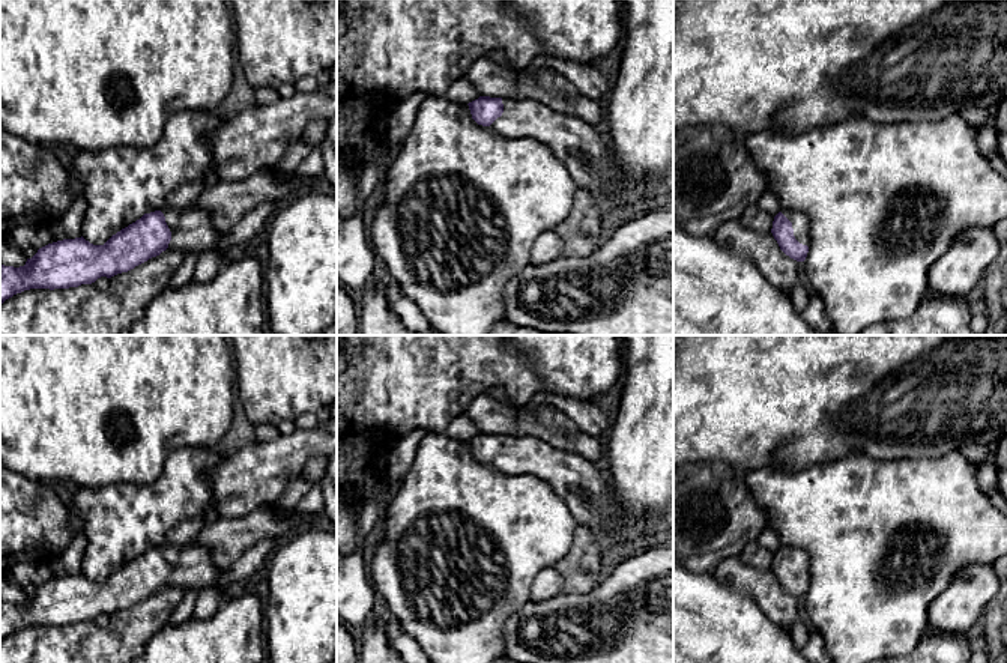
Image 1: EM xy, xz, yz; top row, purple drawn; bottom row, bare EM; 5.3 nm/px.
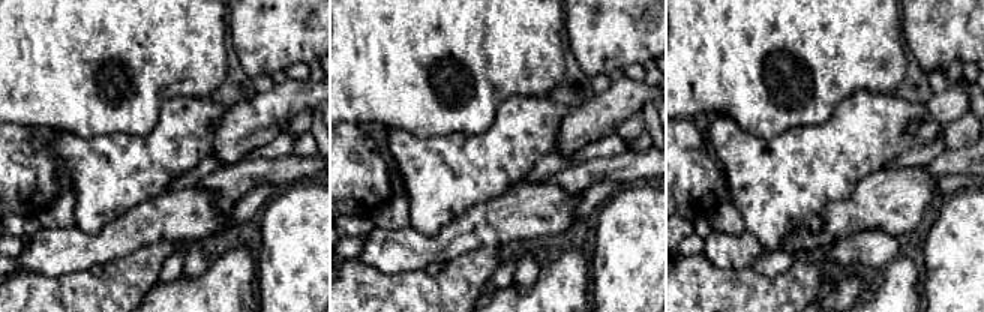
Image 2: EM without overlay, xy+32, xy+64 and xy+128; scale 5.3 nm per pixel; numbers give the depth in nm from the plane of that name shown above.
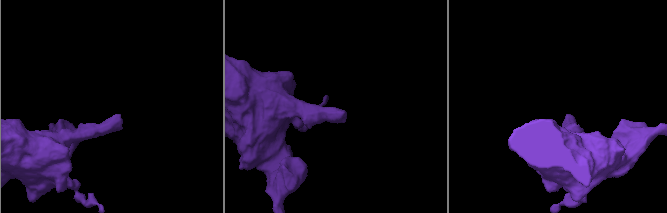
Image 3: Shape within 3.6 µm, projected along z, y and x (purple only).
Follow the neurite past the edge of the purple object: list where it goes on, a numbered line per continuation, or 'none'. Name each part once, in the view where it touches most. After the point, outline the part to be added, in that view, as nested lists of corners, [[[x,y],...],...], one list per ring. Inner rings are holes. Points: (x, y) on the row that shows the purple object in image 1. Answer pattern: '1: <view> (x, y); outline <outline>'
1: yz (801, 227); outline [[[782,209],[780,212],[792,223],[795,239],[800,244],[809,247],[809,244],[810,244],[810,223],[809,223],[807,216],[803,212],[789,210],[789,209]]]

